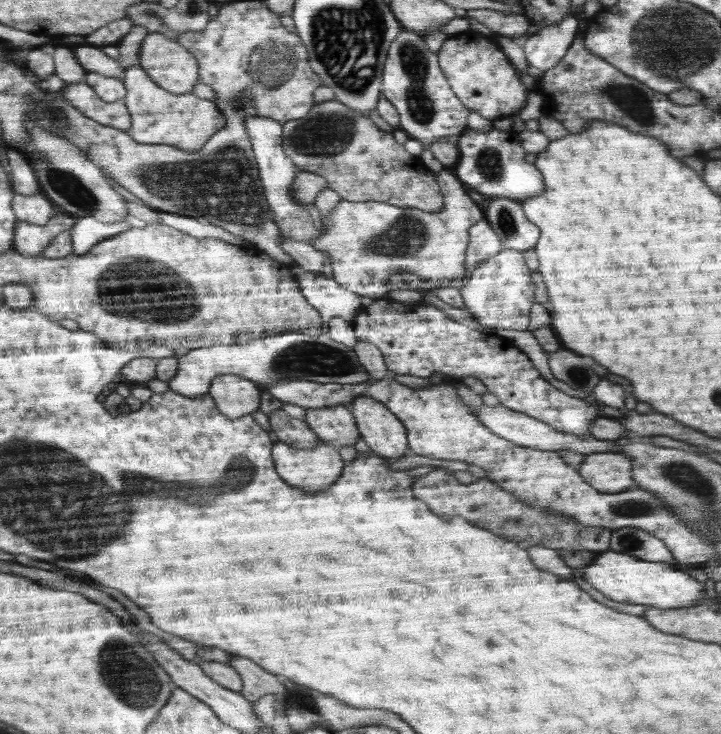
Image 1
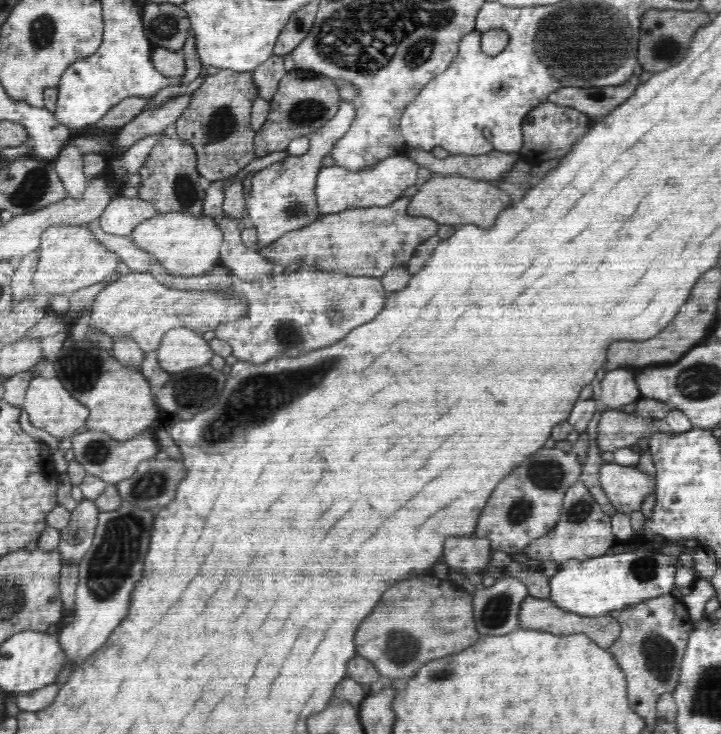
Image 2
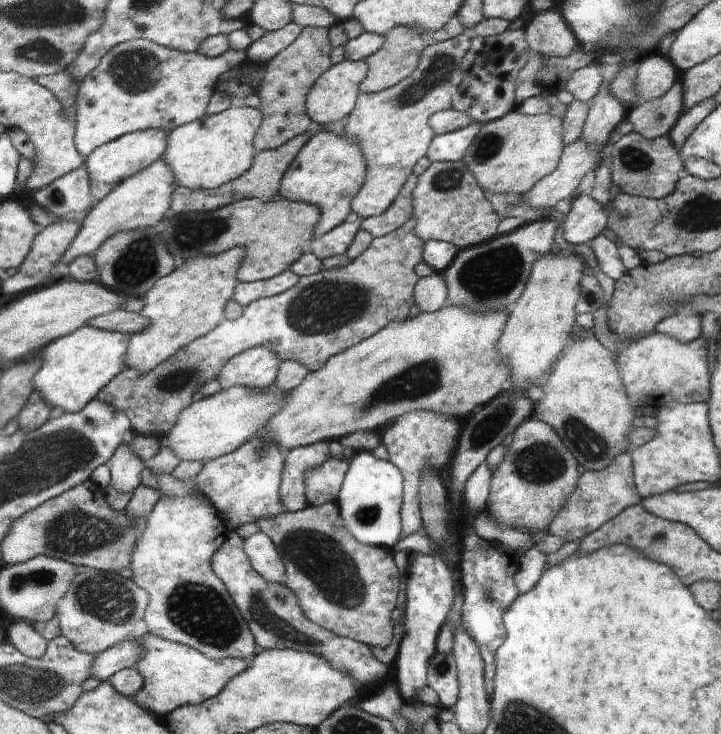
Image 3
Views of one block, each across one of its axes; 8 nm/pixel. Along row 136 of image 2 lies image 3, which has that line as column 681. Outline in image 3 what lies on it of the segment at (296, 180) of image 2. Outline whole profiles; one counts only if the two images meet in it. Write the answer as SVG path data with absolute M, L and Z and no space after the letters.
M678 309L656 326L656 332L690 342L702 335L701 316L690 310Z

